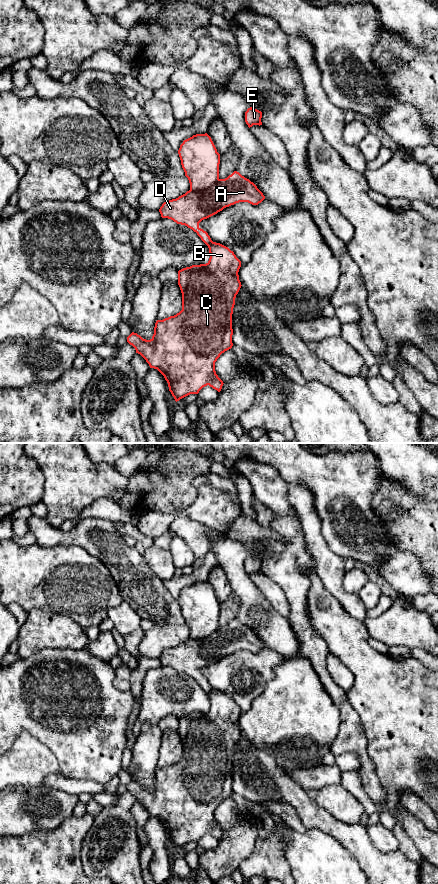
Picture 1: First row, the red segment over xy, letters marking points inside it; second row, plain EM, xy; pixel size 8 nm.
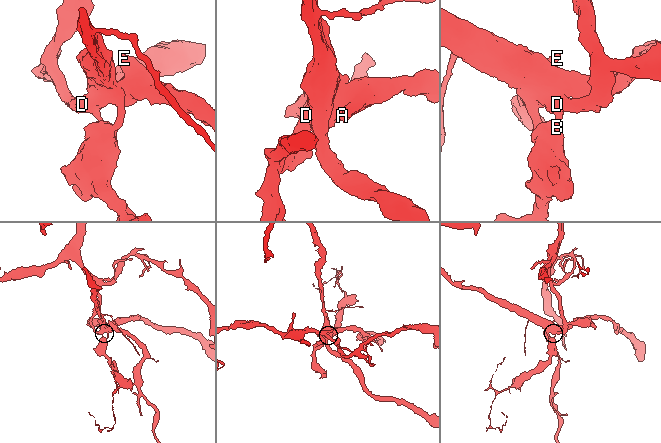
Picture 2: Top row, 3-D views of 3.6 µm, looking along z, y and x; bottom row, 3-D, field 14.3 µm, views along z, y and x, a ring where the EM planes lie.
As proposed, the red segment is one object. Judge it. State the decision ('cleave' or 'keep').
cleave

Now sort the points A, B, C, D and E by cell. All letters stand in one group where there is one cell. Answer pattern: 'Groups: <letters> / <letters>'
Groups: A D E / B C

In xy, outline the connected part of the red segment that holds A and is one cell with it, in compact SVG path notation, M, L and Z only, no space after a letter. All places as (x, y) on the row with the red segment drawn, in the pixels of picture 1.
M234 171L225 179L219 179L211 188L204 191L187 191L185 194L176 199L166 201L159 209L162 218L168 218L177 224L185 225L192 229L201 240L207 245L212 244L208 233L199 227L199 223L207 219L224 208L239 202L248 202L252 205L258 205L265 199L263 193L249 179L242 176L239 172Z

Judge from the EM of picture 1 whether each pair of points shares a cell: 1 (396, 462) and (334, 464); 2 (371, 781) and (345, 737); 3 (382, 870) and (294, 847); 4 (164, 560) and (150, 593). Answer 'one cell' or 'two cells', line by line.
1: two cells
2: one cell
3: two cells
4: two cells

